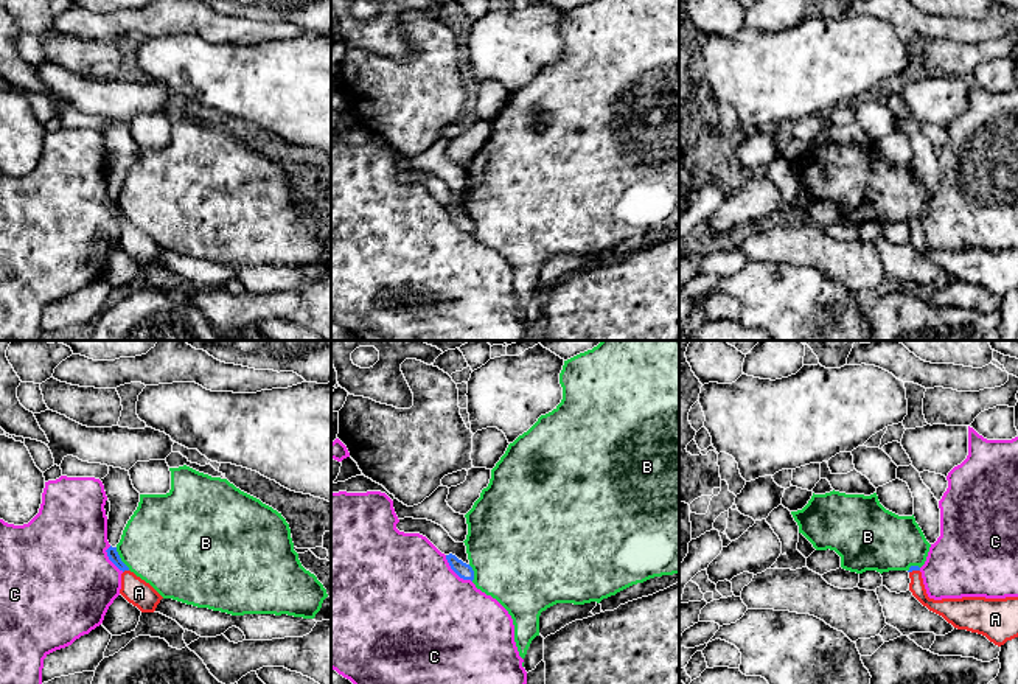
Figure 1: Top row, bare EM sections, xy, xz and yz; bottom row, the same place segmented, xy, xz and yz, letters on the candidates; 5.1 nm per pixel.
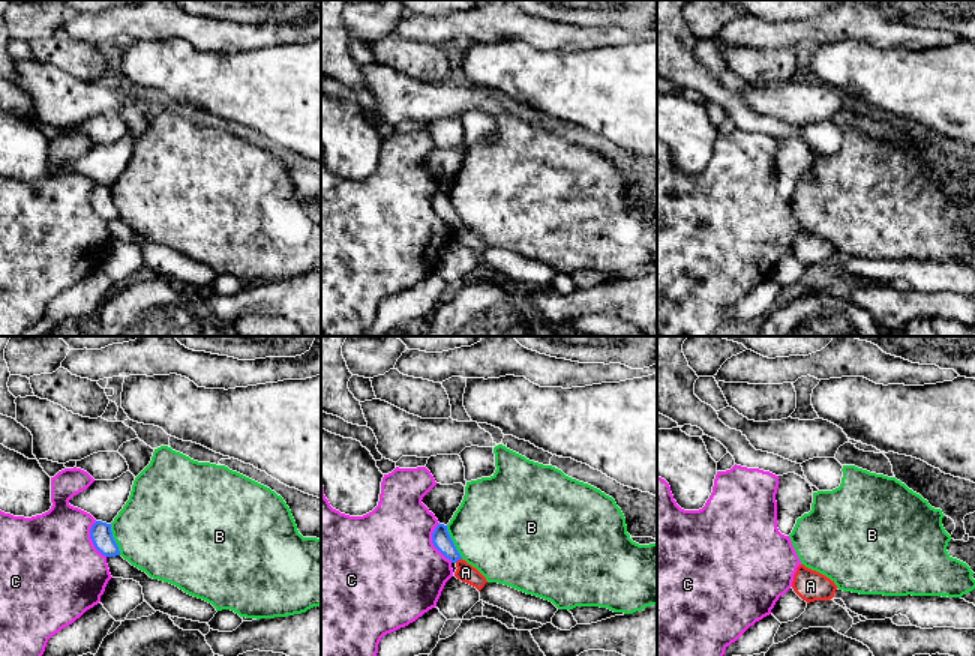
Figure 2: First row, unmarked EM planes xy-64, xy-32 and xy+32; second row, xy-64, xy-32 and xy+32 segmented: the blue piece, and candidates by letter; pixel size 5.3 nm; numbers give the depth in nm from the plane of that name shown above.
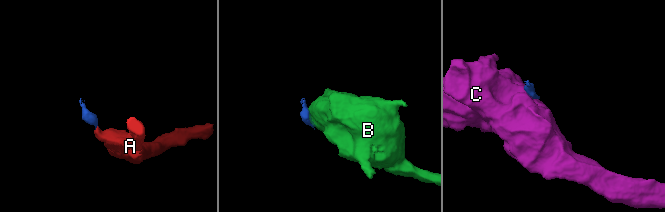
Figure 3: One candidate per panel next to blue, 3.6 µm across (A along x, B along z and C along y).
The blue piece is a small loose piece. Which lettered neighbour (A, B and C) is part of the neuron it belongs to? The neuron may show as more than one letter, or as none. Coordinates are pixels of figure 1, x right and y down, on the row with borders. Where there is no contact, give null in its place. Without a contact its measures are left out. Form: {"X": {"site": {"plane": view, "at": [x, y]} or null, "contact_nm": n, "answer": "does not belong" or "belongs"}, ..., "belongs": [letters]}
{"A": {"site": {"plane": "xy", "at": [125, 569]}, "contact_nm": 40, "answer": "belongs"}, "B": {"site": {"plane": "xy", "at": [120, 558]}, "contact_nm": 140, "answer": "does not belong"}, "C": {"site": {"plane": "xz", "at": [456, 572]}, "contact_nm": 200, "answer": "does not belong"}, "belongs": ["A"]}

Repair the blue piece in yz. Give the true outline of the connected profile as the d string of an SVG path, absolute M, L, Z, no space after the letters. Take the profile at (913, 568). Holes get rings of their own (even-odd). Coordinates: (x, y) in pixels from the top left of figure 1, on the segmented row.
M919 566L909 567L909 591L929 611L942 616L957 630L985 636L1001 647L1018 637L1018 597L985 598L929 598Z

